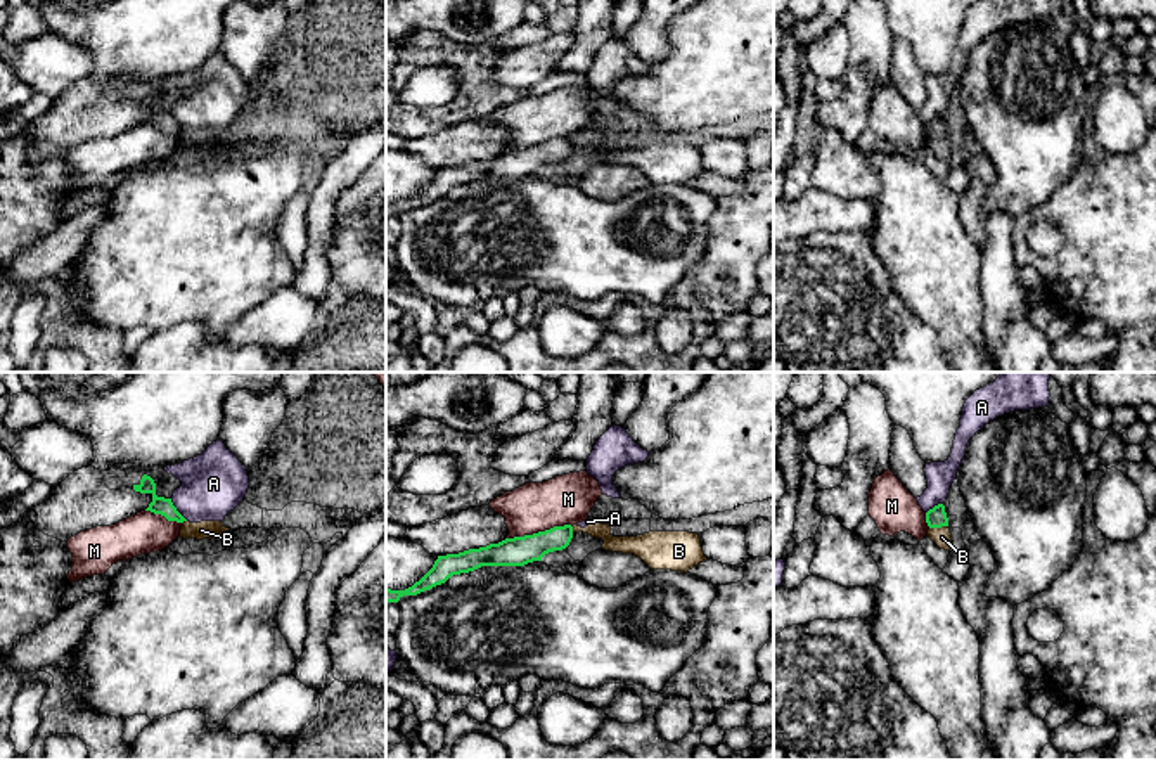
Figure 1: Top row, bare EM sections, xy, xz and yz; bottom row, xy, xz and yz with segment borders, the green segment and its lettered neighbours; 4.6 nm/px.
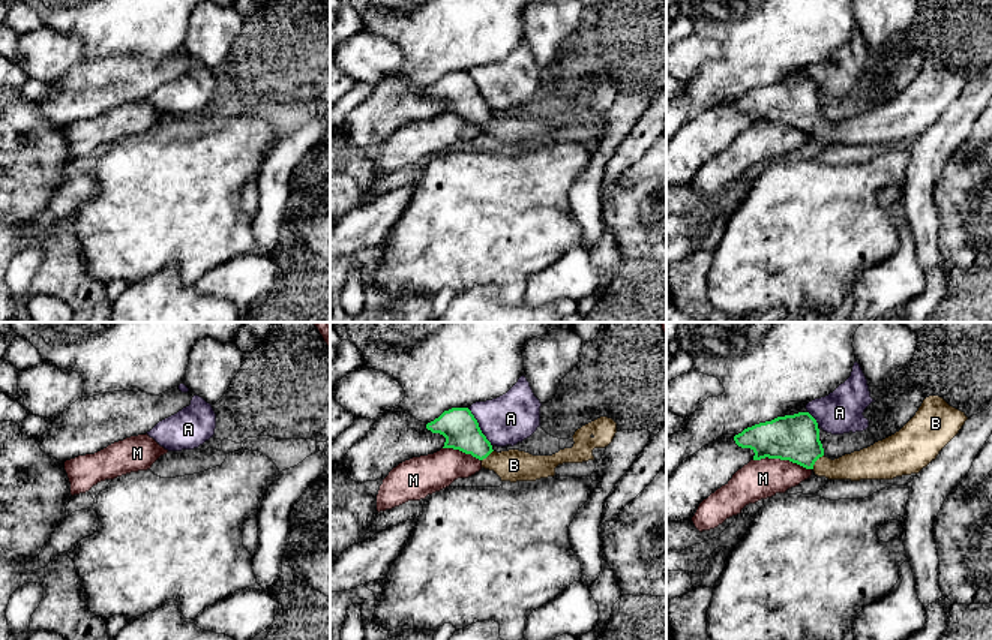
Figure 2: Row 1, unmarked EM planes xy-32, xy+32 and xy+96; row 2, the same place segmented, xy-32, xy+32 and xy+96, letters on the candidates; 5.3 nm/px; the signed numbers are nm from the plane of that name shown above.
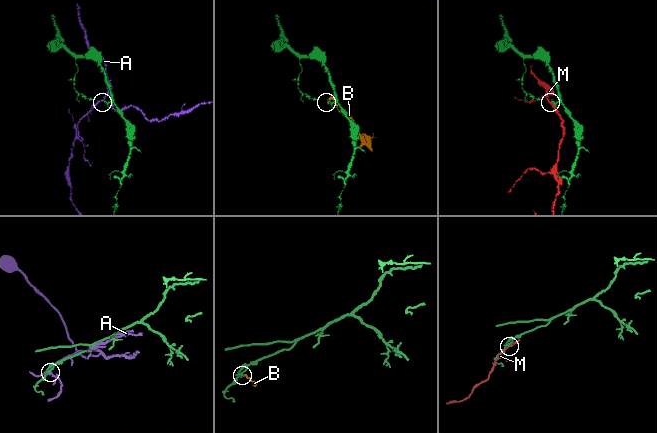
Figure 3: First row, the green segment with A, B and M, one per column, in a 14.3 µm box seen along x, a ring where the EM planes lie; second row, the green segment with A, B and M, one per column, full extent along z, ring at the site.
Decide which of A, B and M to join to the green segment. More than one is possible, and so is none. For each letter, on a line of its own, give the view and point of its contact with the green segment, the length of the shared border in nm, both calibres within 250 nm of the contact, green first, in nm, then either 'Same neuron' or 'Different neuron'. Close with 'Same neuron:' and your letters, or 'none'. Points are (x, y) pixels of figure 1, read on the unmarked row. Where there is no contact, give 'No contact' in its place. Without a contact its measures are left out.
A: Touches green at xy (175, 122). Shared border 130 nm. Thickness 80 nm (green) against 300 nm. Different neuron
B: Touches green at yz (938, 139). Shared border 90 nm. Thickness 90 nm (green) against 90 nm. Same neuron
M: Touches green at xz (539, 144). Shared border 320 nm. Thickness 140 nm (green) against 240 nm. Different neuron
Same neuron: B

